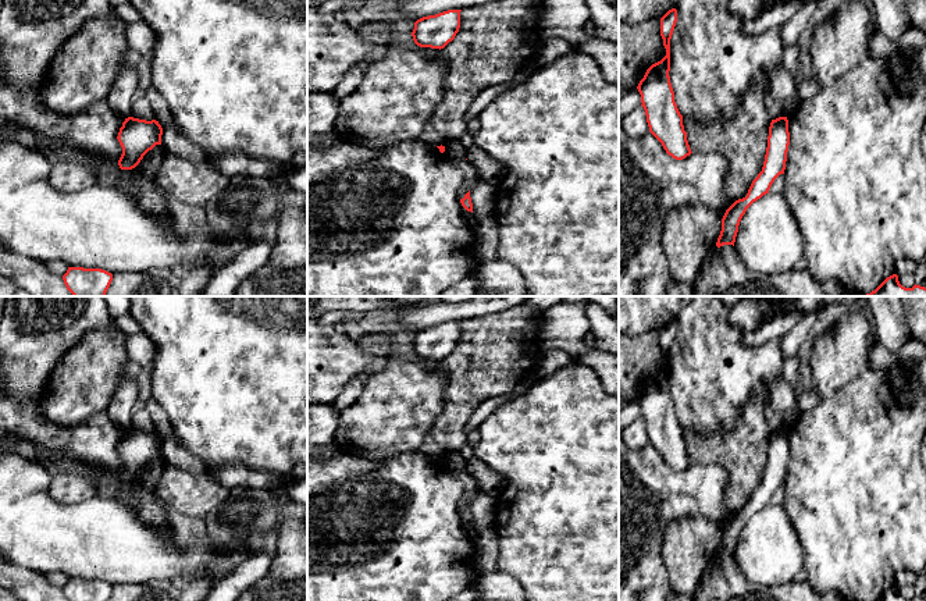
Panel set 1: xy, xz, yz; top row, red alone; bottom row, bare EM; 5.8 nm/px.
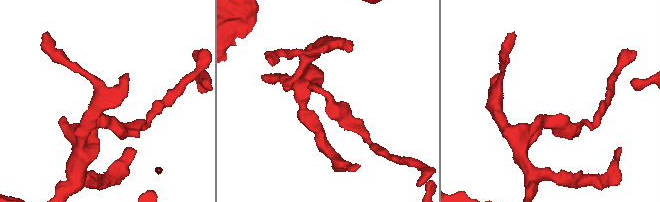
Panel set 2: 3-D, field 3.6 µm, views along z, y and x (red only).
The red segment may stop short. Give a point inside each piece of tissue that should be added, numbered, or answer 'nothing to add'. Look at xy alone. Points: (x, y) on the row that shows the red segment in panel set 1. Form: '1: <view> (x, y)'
nothing to add

